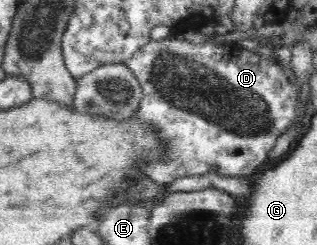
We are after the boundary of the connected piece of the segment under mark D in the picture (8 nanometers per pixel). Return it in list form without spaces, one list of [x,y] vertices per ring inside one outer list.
[[[176,39],[174,42],[168,42],[170,48],[158,50],[158,48],[144,48],[134,53],[130,58],[125,60],[125,65],[136,75],[138,82],[143,90],[143,97],[140,101],[138,110],[133,115],[140,123],[148,123],[148,125],[160,126],[160,134],[164,136],[162,140],[166,140],[168,136],[168,144],[170,144],[170,160],[168,162],[156,162],[156,164],[148,164],[146,166],[146,176],[150,176],[154,182],[158,184],[170,184],[183,176],[202,176],[206,172],[214,172],[220,176],[246,176],[250,178],[252,172],[264,163],[268,158],[268,152],[276,146],[278,136],[282,136],[284,132],[288,132],[288,128],[296,124],[298,121],[298,96],[300,88],[290,83],[284,67],[277,61],[266,59],[260,53],[254,53],[247,49],[239,49],[235,44],[212,44],[211,42],[203,42],[194,44],[188,42],[188,39]]]

